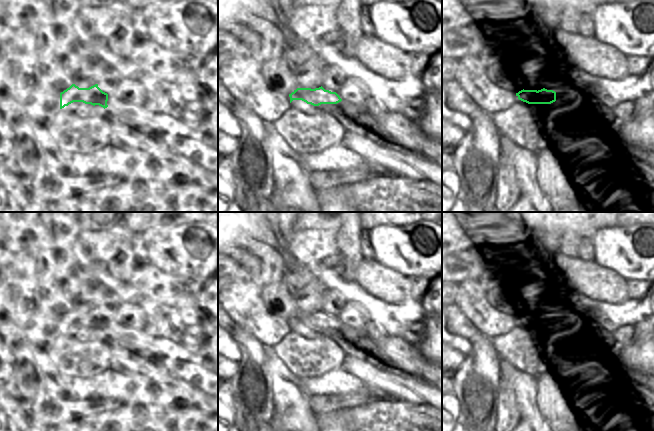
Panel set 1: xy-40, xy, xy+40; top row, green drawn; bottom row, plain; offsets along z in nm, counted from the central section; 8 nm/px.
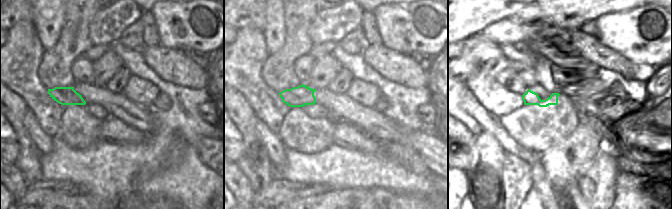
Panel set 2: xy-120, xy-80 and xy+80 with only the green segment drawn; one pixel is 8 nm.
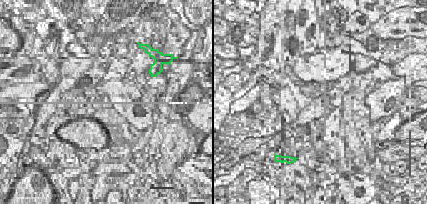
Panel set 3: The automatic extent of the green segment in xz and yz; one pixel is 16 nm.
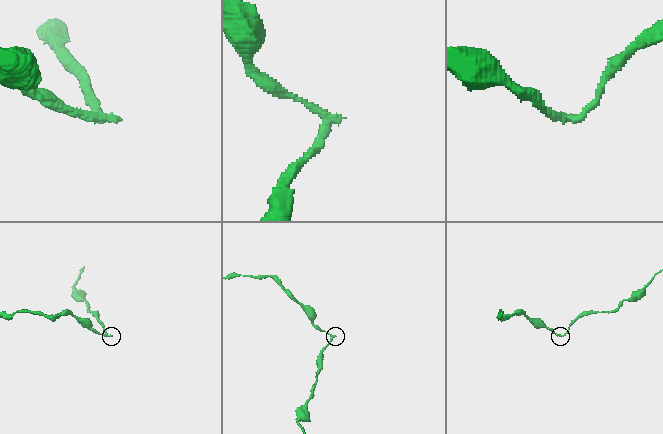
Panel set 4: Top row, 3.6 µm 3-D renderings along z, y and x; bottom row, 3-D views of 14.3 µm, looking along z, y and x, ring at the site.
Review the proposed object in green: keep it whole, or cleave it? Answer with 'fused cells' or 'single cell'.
fused cells

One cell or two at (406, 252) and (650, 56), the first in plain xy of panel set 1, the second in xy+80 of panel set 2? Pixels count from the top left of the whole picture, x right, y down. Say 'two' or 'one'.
one

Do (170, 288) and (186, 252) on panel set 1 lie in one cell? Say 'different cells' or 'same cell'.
different cells

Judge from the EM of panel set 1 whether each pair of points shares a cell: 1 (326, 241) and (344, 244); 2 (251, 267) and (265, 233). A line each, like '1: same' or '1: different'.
1: different
2: different

